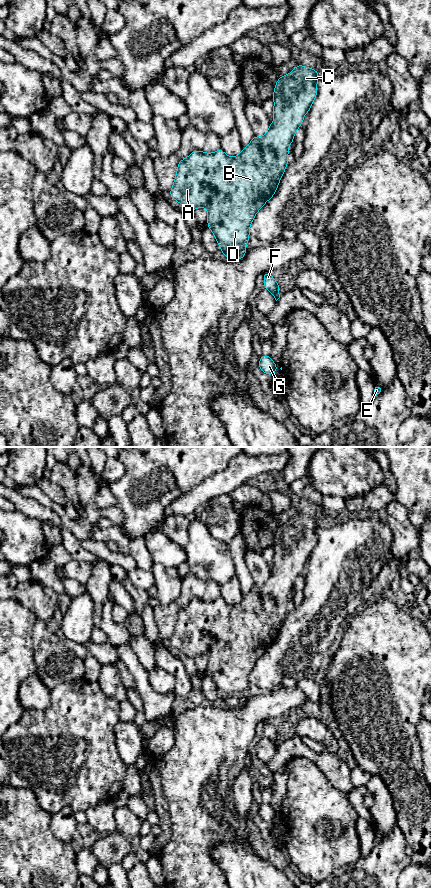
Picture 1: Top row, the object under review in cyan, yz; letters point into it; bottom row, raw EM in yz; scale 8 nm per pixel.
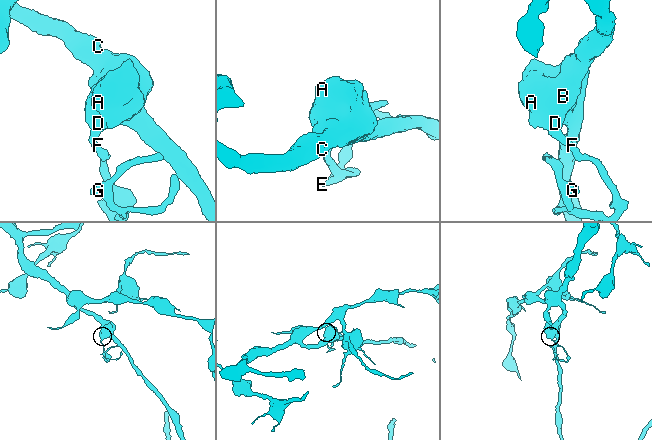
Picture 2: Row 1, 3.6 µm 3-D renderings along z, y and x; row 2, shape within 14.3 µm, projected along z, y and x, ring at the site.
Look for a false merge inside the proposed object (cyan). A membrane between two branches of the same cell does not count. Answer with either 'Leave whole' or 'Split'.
Split

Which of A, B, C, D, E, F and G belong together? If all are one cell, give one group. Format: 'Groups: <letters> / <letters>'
Groups: A B C D / E F G

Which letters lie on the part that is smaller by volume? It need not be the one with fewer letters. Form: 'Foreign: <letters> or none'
Foreign: E, F, G

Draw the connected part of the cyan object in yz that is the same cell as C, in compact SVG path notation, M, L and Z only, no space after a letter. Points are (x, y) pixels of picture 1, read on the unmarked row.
M297 513L286 524L279 525L273 540L274 570L262 585L254 583L247 595L235 605L227 604L222 596L214 601L205 601L194 598L187 606L180 608L177 621L171 636L170 644L177 648L185 657L194 659L205 655L208 659L207 672L214 682L220 695L245 694L250 684L250 673L257 660L275 642L281 625L288 613L288 596L294 588L297 577L302 573L304 564L310 559L313 549L317 544L317 518Z

